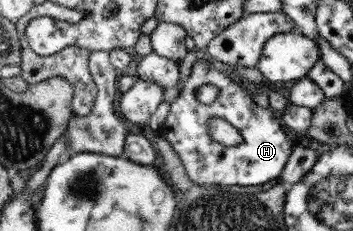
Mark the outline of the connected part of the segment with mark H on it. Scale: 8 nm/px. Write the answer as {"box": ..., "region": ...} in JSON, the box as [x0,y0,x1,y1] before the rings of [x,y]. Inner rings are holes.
{"box":[160,55,295,185],"region":[[[204,55],[191,68],[191,73],[180,89],[179,95],[170,103],[167,119],[160,127],[164,138],[170,142],[191,181],[199,185],[263,185],[271,179],[279,178],[295,143],[281,128],[281,122],[272,108],[263,108],[253,99],[243,83],[235,81],[231,75],[220,73]],[[217,87],[219,94],[215,101],[207,104],[197,99],[204,88]],[[212,117],[220,117],[231,123],[243,138],[243,142],[233,147],[225,147],[211,139],[206,123]]]}

